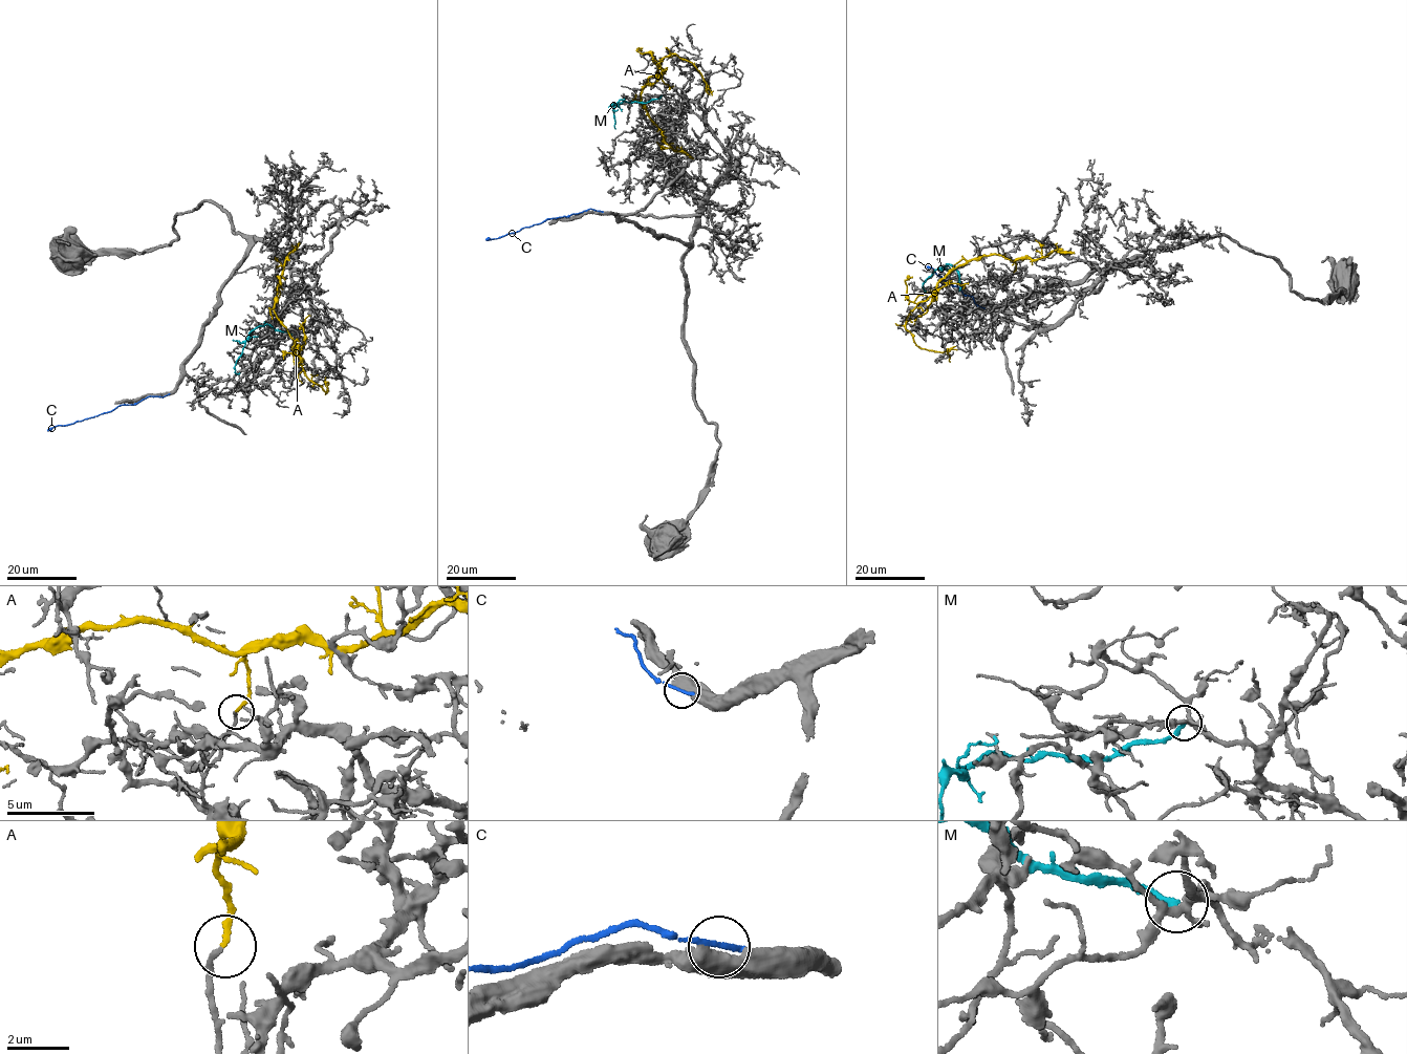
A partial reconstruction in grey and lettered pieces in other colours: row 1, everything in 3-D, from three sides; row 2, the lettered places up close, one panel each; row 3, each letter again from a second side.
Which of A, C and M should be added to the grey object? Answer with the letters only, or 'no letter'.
no letter

